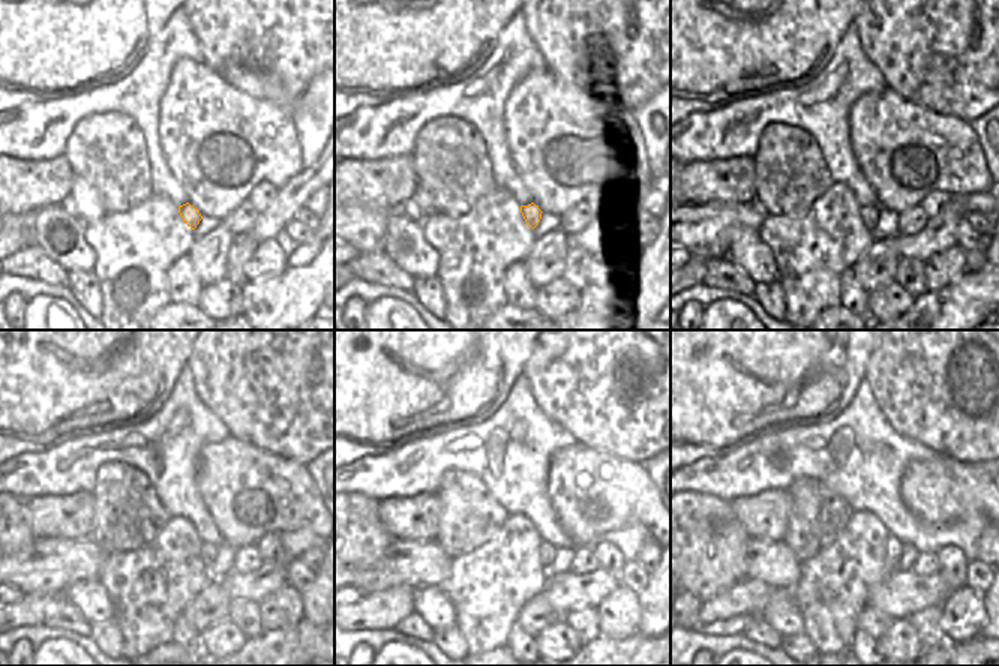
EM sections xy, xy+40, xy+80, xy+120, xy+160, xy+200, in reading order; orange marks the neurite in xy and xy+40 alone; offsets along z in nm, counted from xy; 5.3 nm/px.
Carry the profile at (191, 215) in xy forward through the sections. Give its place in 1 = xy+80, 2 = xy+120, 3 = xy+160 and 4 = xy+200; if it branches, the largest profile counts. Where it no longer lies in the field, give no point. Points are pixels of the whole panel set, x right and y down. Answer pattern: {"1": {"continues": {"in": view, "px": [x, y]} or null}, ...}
{"1": {"continues": {"in": "xy+80", "px": [869, 213]}}, "2": {"continues": {"in": "xy+120", "px": [209, 552]}}, "3": {"continues": {"in": "xy+160", "px": [546, 551]}}, "4": {"continues": {"in": "xy+200", "px": [893, 545]}}}

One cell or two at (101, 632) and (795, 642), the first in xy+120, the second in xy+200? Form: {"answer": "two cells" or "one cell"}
{"answer": "one cell"}

